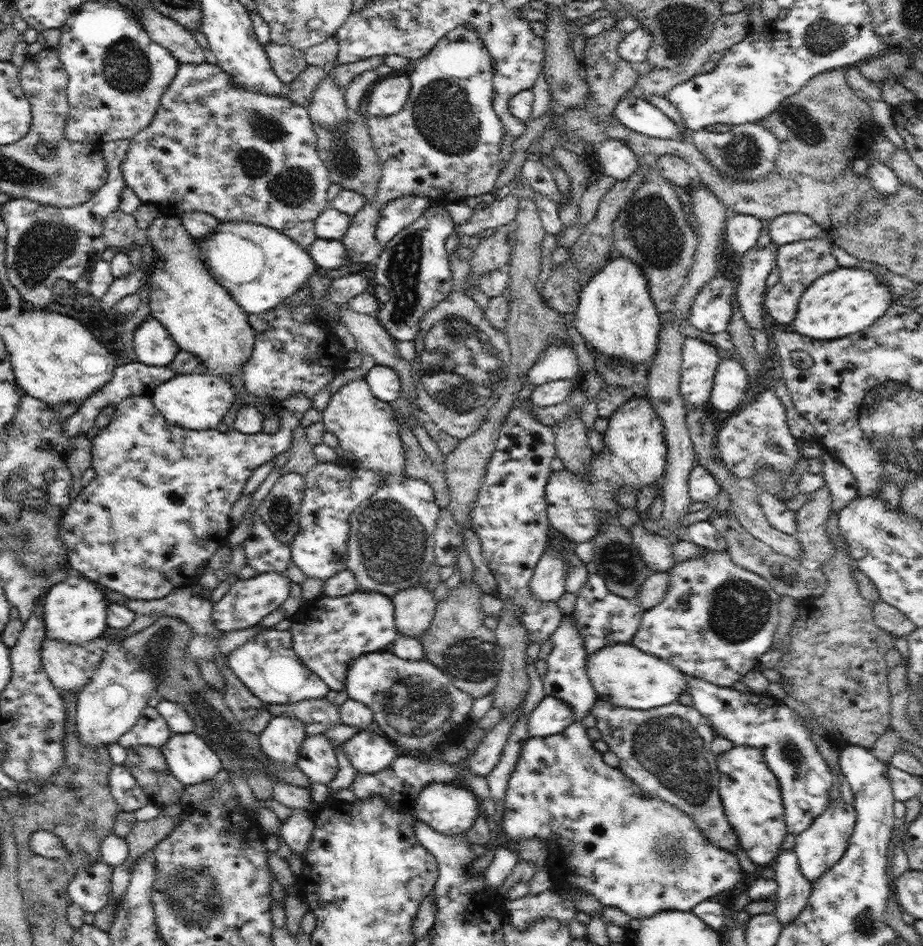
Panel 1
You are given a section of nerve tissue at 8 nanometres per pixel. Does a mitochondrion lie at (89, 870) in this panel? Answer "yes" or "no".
no

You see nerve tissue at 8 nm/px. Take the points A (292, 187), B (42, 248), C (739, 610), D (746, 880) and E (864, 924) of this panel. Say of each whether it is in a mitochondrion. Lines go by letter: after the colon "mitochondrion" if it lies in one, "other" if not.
A: mitochondrion
B: mitochondrion
C: mitochondrion
D: other
E: mitochondrion

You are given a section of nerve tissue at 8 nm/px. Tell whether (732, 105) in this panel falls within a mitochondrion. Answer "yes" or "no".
no

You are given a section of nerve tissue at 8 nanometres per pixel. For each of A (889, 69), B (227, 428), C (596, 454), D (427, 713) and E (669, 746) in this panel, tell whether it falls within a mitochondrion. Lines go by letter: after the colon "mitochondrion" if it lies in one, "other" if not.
A: mitochondrion
B: other
C: other
D: mitochondrion
E: mitochondrion

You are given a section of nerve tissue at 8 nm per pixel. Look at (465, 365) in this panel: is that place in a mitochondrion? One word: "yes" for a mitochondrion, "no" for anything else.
yes

